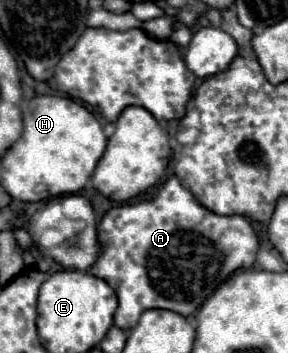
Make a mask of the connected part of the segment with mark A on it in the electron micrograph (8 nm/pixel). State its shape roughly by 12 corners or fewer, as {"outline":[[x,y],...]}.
{"outline":[[176,176],[110,208],[90,272],[130,330],[194,314],[258,236]]}

